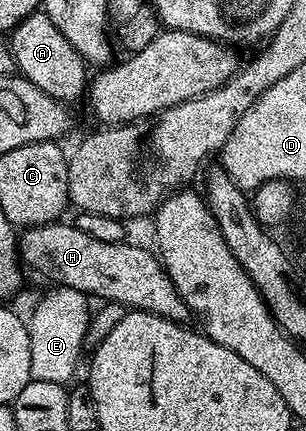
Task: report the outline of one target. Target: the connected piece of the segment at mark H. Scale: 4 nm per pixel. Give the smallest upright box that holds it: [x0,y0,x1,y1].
[19,223,191,322]

